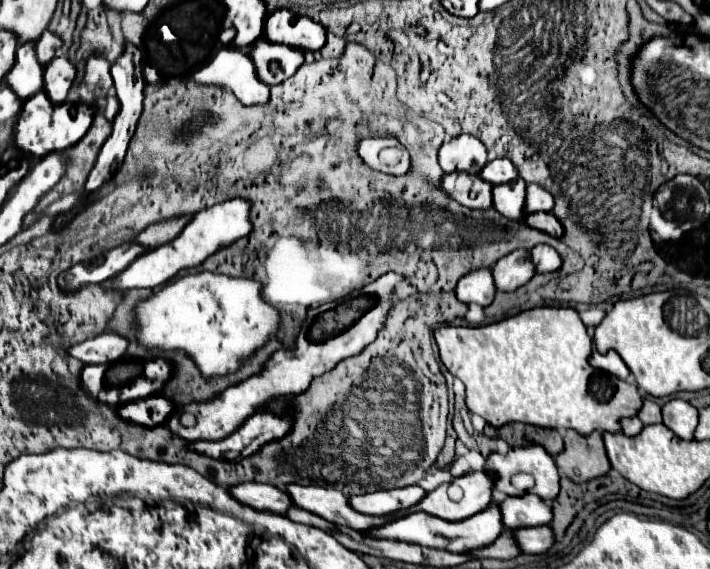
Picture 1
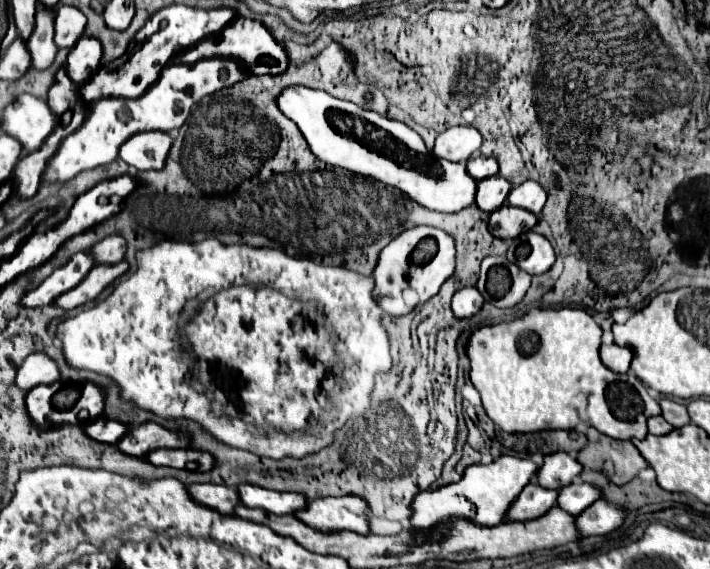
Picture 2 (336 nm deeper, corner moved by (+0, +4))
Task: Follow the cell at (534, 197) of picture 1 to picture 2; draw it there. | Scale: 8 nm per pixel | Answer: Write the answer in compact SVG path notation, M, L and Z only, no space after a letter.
M527 180L527 182L515 186L509 192L507 202L511 206L517 206L517 208L523 208L523 210L533 212L535 216L541 216L541 208L545 204L545 190L537 182Z

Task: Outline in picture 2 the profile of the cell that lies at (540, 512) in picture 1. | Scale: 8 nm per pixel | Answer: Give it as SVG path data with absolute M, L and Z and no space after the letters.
M573 480L569 486L565 486L565 490L559 492L557 504L565 506L565 510L569 510L569 514L579 516L583 510L587 510L601 496L603 494L595 484L589 484L583 480Z

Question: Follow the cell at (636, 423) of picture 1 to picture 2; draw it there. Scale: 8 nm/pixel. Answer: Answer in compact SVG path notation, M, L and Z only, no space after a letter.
M657 416L657 418L649 418L649 432L651 434L657 434L657 436L663 436L663 434L669 434L673 430L673 426L669 422L665 422L663 416Z

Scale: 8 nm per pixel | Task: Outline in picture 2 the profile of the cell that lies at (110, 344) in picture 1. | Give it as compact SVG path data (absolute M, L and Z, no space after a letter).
M31 354L25 358L25 362L17 368L15 384L29 392L31 388L39 384L53 384L59 380L59 370L51 358L45 354Z

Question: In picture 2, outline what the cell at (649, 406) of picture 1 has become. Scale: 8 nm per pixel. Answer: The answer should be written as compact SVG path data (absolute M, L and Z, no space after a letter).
M667 398L661 400L659 404L661 404L661 408L663 408L663 418L665 418L671 426L681 428L681 426L689 424L689 414L687 414L687 408L685 408L683 404L673 402L673 400L667 400Z

